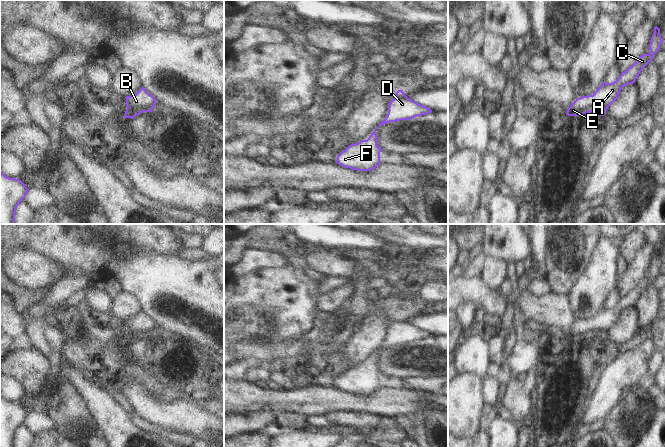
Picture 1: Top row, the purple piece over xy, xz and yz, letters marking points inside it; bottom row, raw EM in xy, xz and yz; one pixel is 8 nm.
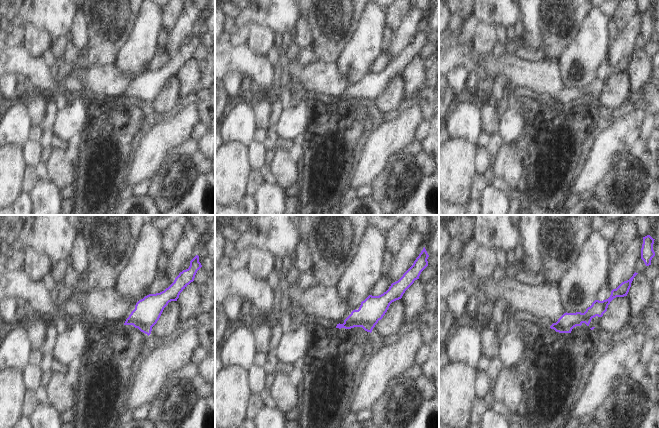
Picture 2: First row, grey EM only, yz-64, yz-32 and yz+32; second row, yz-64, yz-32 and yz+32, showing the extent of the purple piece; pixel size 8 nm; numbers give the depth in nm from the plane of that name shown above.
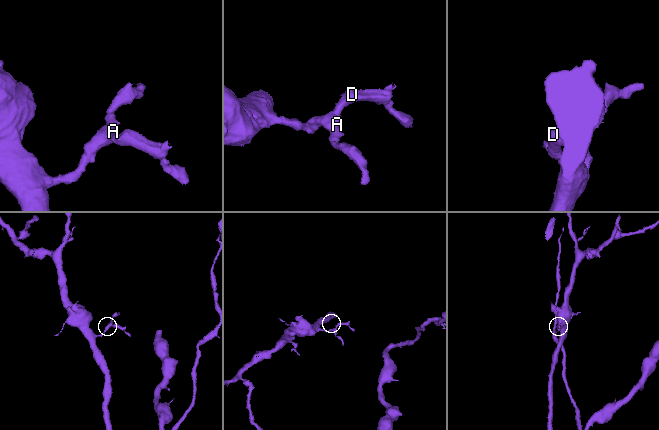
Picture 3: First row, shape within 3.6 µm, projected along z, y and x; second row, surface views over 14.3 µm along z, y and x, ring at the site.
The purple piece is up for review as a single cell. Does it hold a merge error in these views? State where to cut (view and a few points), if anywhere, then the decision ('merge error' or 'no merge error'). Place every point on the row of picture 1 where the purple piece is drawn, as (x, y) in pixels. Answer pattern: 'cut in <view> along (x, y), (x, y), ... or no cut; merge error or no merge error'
no cut; no merge error

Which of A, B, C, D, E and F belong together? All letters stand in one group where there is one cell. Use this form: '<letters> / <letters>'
A B C D E F

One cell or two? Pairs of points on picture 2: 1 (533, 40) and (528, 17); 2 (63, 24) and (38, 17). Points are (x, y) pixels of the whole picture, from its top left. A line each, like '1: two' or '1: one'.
1: one
2: one

